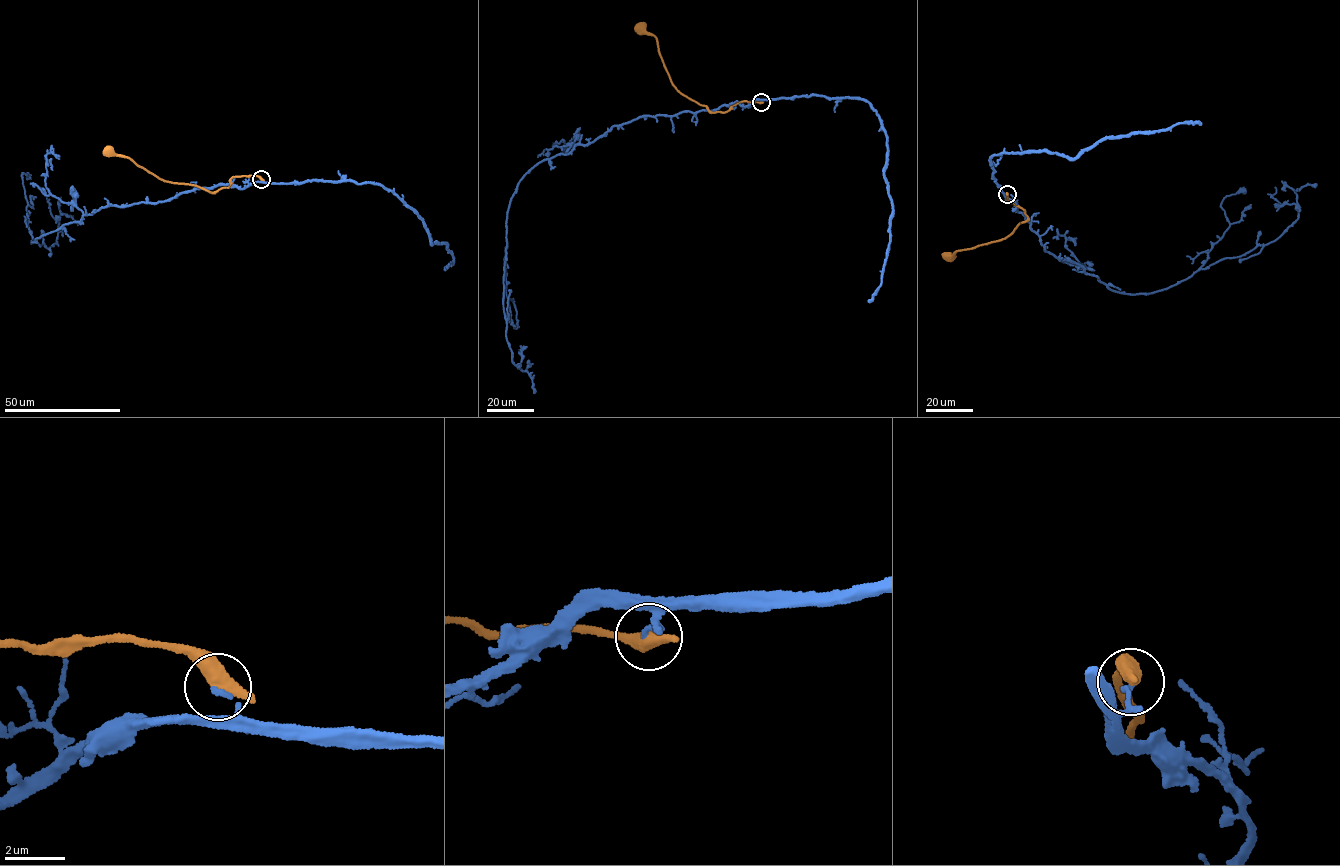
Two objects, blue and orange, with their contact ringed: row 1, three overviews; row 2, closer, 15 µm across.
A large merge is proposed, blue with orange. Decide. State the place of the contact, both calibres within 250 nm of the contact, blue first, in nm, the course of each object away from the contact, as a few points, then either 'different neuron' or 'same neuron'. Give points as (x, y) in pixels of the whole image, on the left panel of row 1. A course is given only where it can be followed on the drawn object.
place (261, 179); calibres 150 and 420 nm; course blue (260, 179), (244, 188), (219, 184), (158, 203), (101, 207), (31, 243), (49, 249), (59, 223), (47, 195); course orange (260, 179), (253, 175), (233, 177), (229, 185), (212, 192), (196, 186), (166, 181), (131, 159), (109, 154); different neuron

